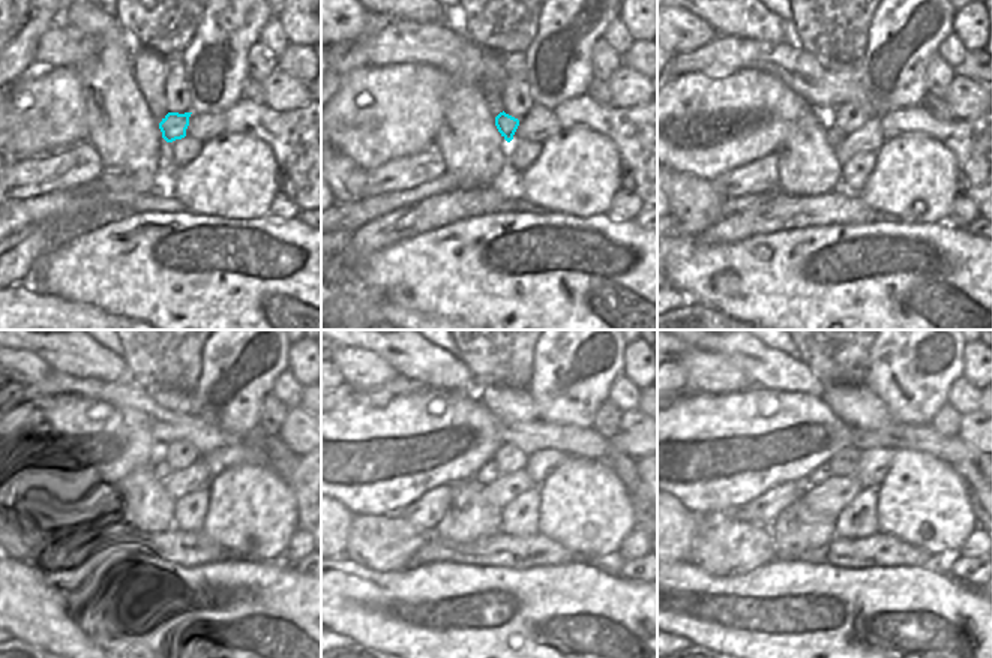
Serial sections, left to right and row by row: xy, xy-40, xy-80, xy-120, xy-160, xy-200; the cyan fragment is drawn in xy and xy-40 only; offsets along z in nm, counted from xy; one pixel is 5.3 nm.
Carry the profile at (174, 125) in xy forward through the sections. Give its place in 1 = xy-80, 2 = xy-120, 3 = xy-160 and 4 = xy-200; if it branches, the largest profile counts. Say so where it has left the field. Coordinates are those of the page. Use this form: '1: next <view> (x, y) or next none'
1: next xy-80 (833, 135)
2: next xy-120 (158, 471)
3: next xy-160 (489, 472)
4: next xy-200 (823, 471)

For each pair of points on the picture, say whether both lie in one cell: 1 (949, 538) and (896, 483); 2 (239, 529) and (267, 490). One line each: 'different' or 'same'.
1: same
2: same

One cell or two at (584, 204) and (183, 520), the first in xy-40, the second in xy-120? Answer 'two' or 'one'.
two

